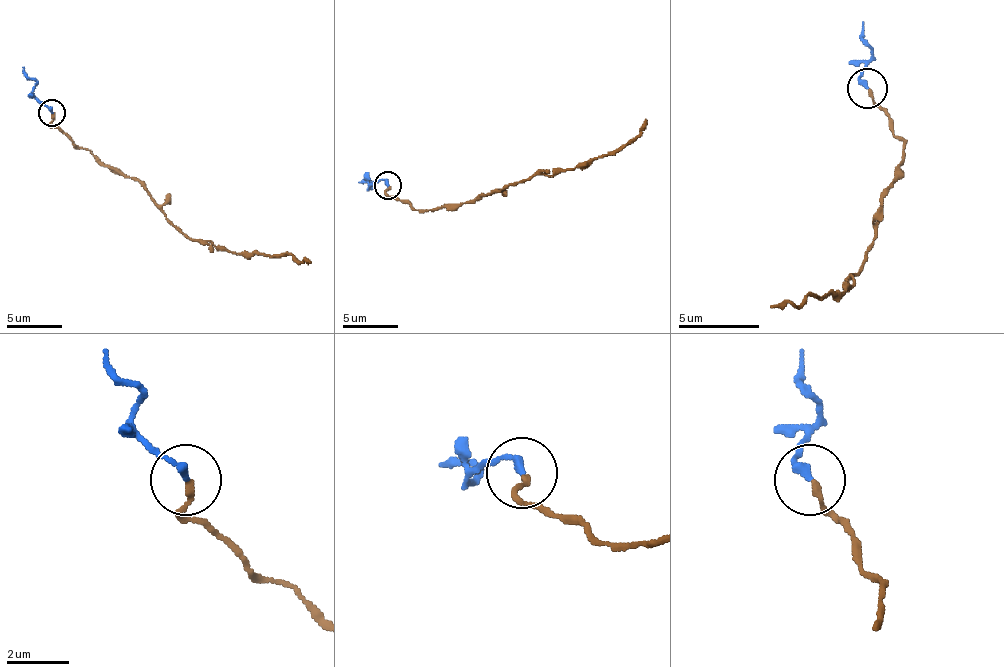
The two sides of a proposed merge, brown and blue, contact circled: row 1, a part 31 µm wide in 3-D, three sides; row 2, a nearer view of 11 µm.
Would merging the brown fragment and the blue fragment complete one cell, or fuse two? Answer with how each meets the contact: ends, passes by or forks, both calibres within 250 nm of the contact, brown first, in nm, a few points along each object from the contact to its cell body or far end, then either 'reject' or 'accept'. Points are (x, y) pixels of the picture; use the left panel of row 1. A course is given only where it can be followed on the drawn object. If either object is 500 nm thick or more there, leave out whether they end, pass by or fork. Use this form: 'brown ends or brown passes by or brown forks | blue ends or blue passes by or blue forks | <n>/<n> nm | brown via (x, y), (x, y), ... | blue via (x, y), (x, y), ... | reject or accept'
brown ends | blue ends | 180/240 nm | brown via (52, 112), (49, 123), (80, 148), (135, 178), (162, 214), (187, 236), (231, 252), (284, 255), (308, 263) | blue via (52, 112), (33, 92), (36, 81), (22, 68) | accept

